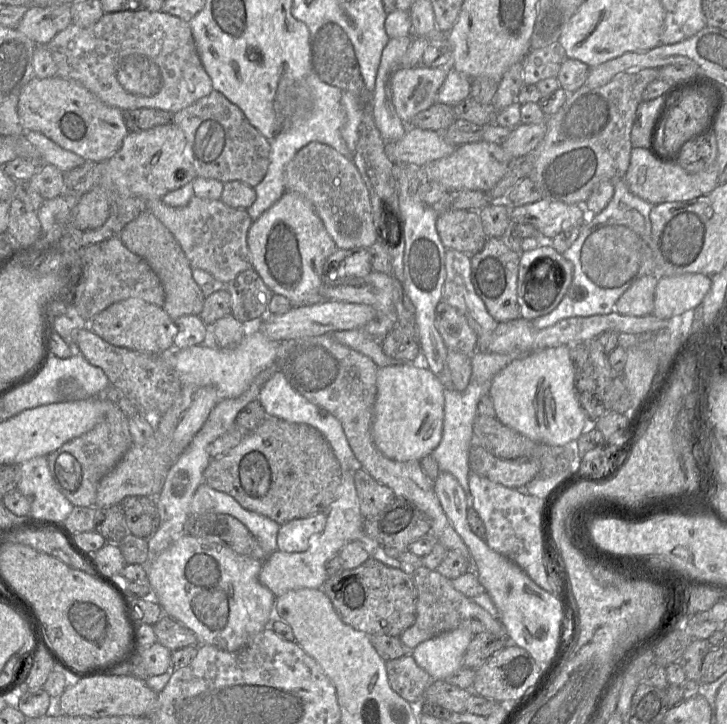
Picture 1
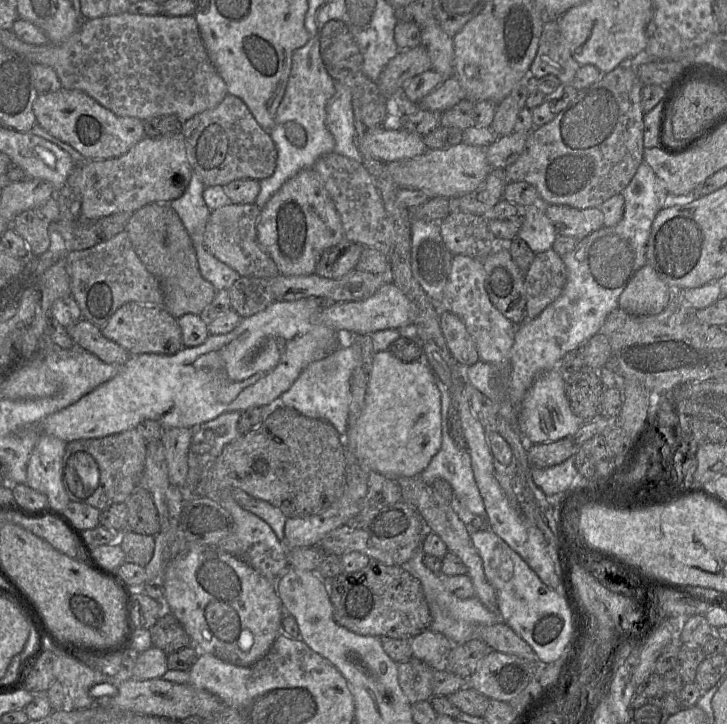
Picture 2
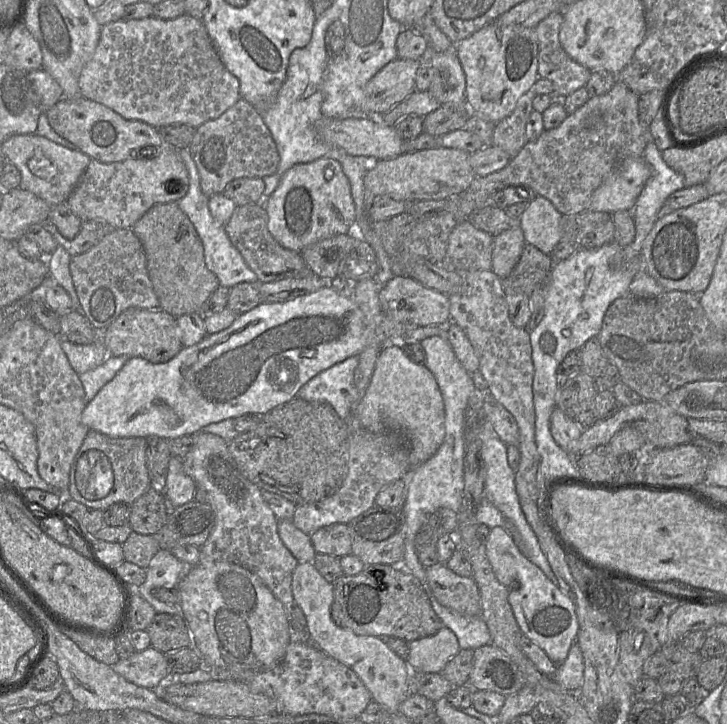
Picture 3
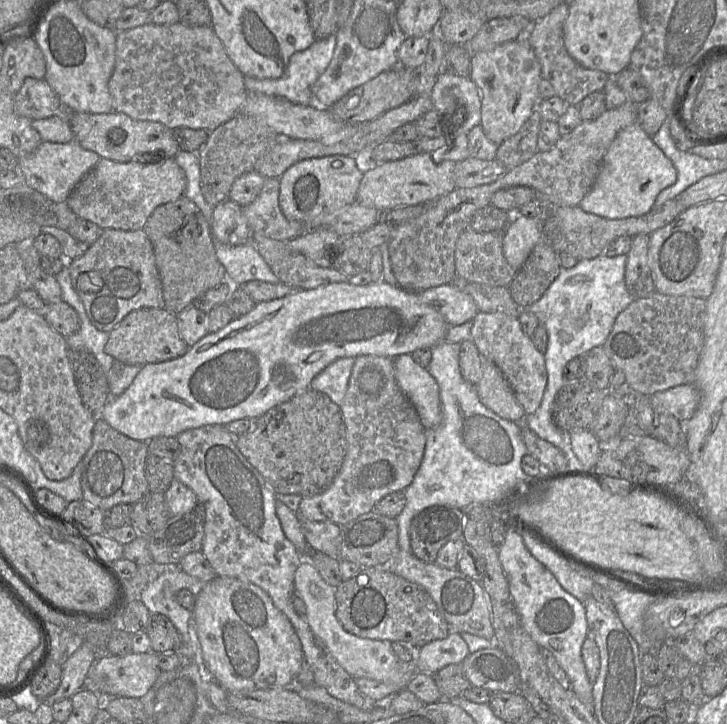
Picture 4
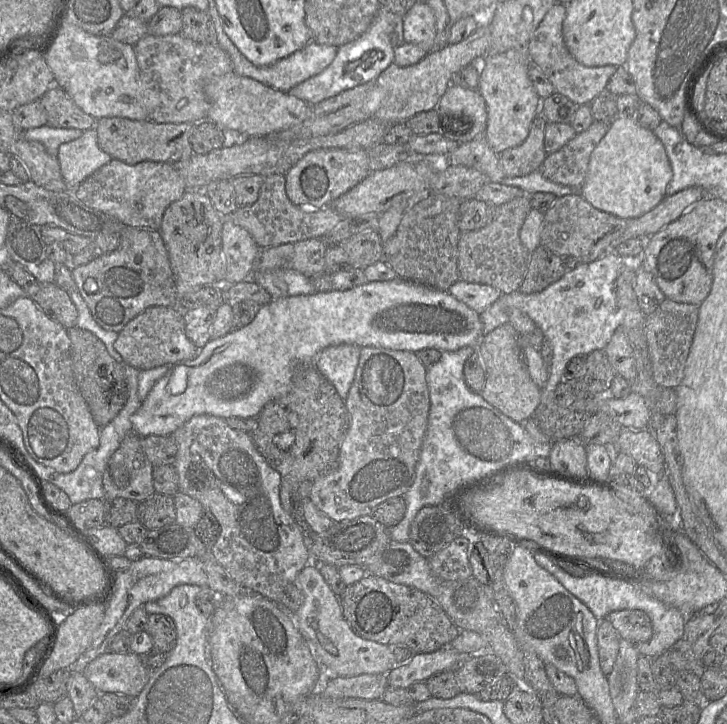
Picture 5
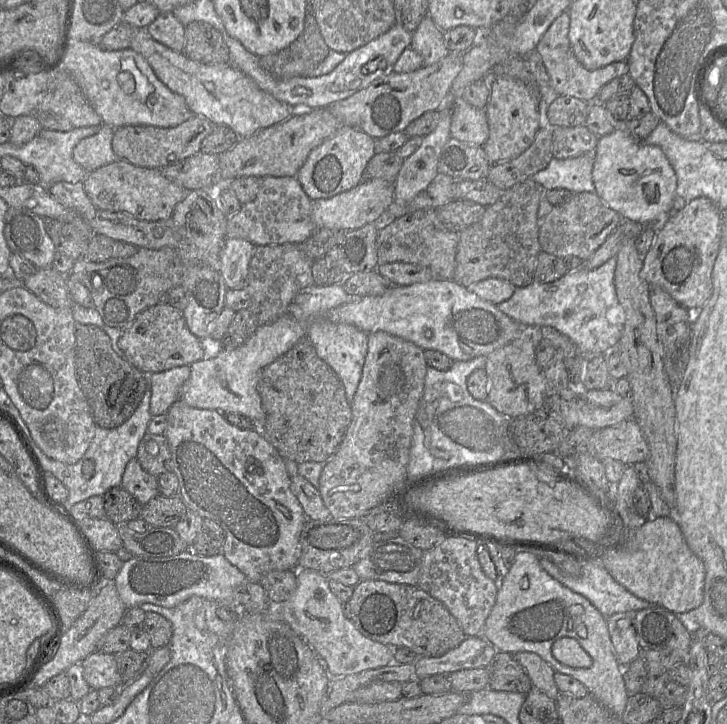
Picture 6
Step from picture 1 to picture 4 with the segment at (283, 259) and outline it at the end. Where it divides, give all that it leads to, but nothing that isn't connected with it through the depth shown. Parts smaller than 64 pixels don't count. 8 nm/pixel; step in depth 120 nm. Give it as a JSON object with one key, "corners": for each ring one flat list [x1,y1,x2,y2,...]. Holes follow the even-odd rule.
{"corners":[[333,155,333,156,324,156,321,158,311,158,302,160,293,166,291,166,284,174,280,177,280,193,279,193,279,205,282,213,289,220,295,221,306,221,310,218,316,217,320,214,337,212,357,201,357,192,359,189,360,182,363,178,364,173,360,171,357,167,356,160,353,156,344,156,344,155]]}

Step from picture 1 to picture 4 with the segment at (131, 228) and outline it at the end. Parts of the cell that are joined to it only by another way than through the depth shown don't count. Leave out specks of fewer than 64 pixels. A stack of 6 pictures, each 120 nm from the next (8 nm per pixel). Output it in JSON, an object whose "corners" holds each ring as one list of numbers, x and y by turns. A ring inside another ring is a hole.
{"corners":[[185,195,157,207,143,230,154,248,166,310,178,315,206,291,228,281,225,268,216,255,210,223,198,206]]}

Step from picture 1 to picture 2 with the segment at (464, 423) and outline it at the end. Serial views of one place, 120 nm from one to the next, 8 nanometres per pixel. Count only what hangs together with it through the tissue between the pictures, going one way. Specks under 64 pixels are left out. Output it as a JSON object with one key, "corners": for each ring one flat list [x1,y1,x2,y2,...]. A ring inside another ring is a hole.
{"corners":[[436,377,436,384,441,394,441,422,442,422,442,442,439,451,432,457,428,466,420,473,420,478,427,485,432,486,436,479,447,481,461,505,474,515,486,516,483,499,474,479,471,467,471,458,467,448,462,448,456,444,449,432,448,411,451,403,450,389]]}

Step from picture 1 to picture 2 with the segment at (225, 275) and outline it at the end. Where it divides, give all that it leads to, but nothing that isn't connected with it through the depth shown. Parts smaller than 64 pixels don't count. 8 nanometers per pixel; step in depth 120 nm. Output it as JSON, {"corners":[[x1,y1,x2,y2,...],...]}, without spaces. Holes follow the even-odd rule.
{"corners":[[229,203,211,211,204,234,206,249,242,277,271,279,279,274,278,268,257,239,257,222,262,209,253,204]]}

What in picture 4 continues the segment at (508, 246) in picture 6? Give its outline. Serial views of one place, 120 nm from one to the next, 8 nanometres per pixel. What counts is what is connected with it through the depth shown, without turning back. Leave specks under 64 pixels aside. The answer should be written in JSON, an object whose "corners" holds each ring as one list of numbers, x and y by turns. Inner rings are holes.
{"corners":[[465,229,458,237,455,249,456,276,471,282,491,286,508,287,514,278,515,271,503,254,503,239,505,229,490,232,476,232]]}

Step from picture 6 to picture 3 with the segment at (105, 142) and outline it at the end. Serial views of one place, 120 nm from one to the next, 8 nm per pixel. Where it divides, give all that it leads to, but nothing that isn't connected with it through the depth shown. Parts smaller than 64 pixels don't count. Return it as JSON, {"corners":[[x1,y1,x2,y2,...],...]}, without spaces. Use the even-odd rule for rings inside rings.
{"corners":[[36,133,13,135,4,141,1,147,6,159,21,173,20,187,49,205,67,201,91,162,91,158,85,153,63,147]]}

